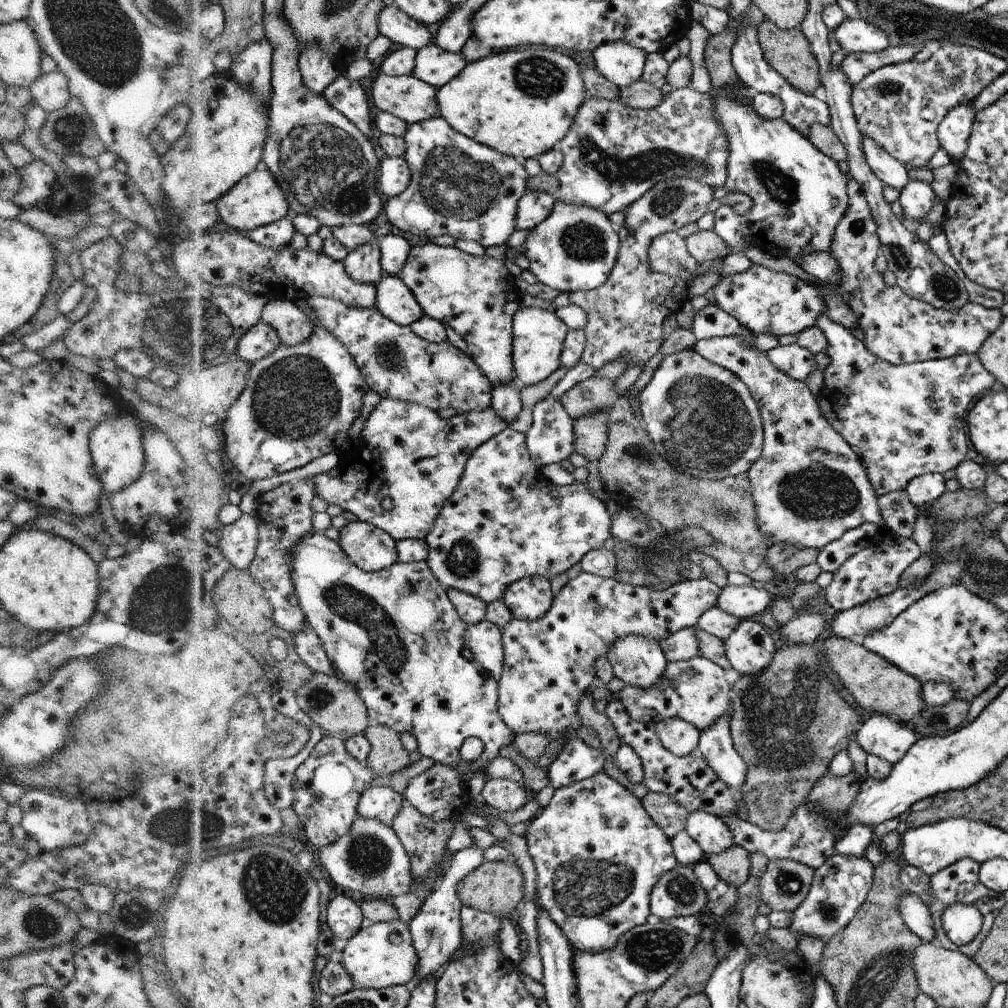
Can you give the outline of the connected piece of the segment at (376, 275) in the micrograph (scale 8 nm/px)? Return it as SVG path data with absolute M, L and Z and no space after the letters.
M379 238L350 253L345 260L348 272L361 283L378 286L384 278L383 254Z

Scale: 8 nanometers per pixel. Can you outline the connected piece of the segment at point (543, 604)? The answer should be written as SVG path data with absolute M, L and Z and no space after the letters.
M524 577L507 589L502 598L514 619L533 621L543 617L554 604L550 580Z

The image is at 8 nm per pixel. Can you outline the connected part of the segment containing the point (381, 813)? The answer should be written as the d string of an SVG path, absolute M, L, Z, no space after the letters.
M376 783L364 793L359 814L369 819L383 820L393 826L405 800L405 796L395 788Z

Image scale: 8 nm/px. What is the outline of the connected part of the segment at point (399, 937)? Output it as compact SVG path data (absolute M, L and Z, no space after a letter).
M401 918L395 921L379 922L375 925L362 927L356 936L353 936L343 951L343 962L347 970L354 977L358 987L364 989L388 989L396 985L407 985L416 978L420 955L417 953L413 932L410 923Z

